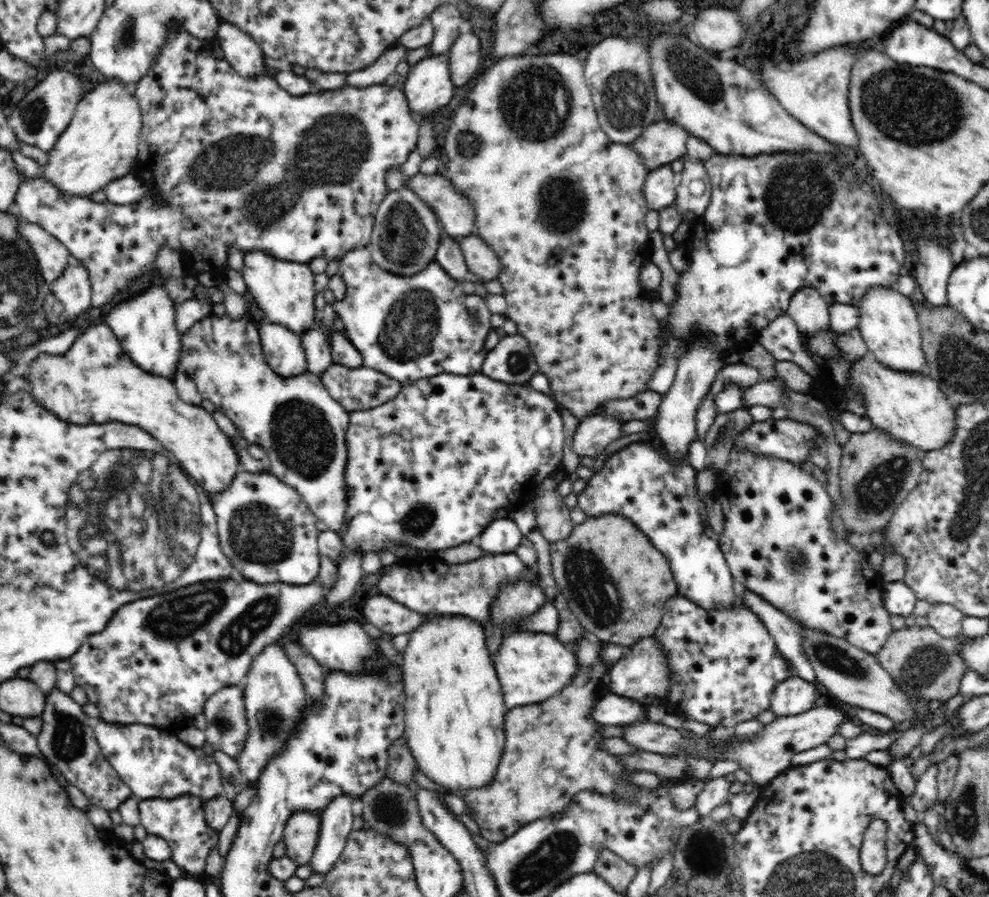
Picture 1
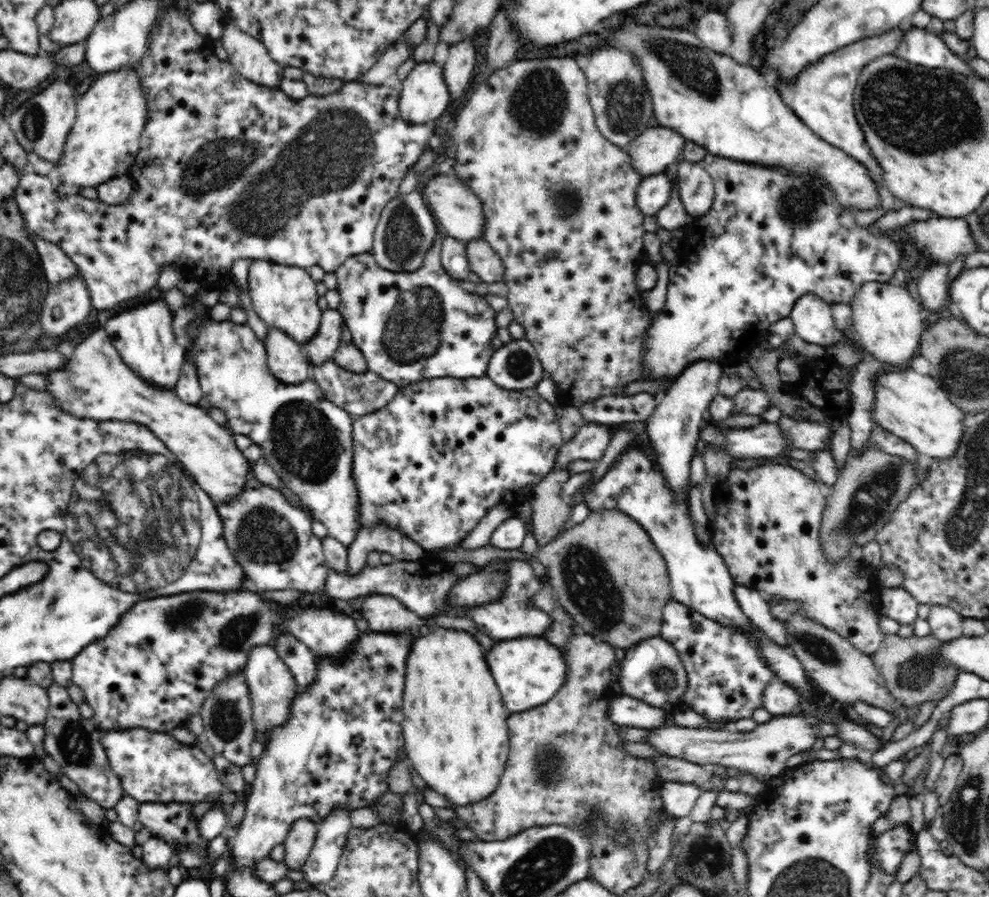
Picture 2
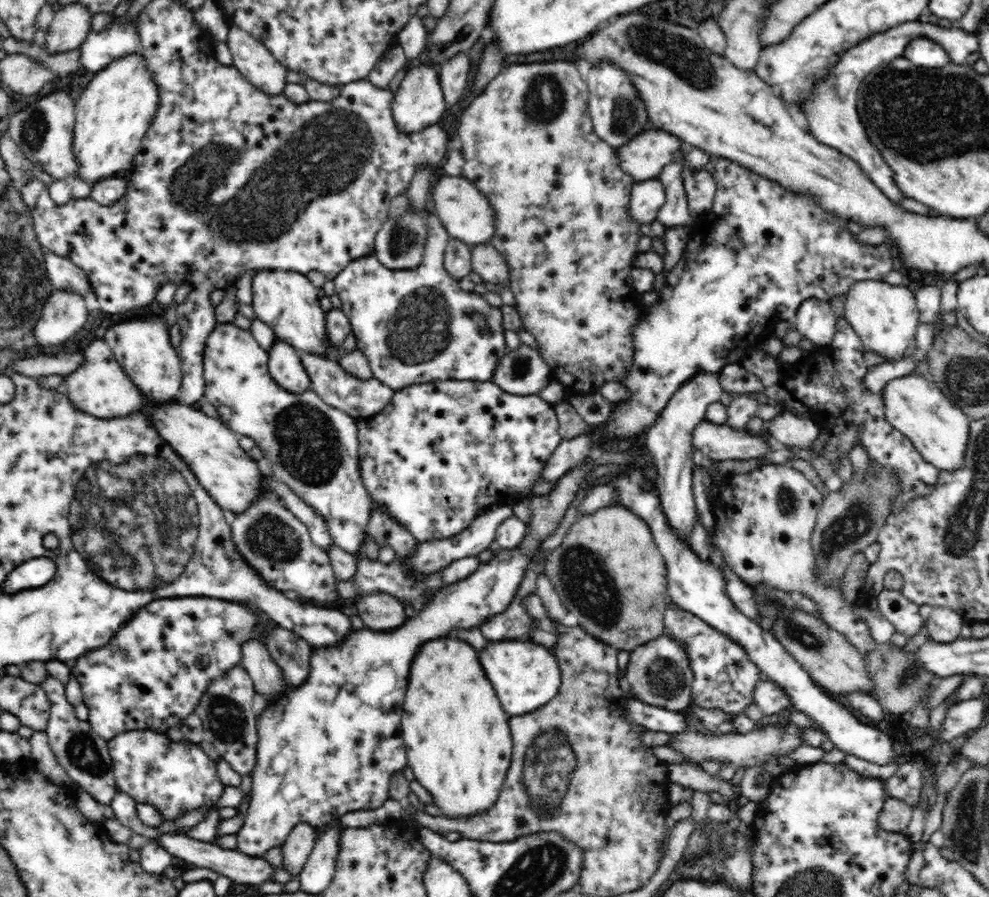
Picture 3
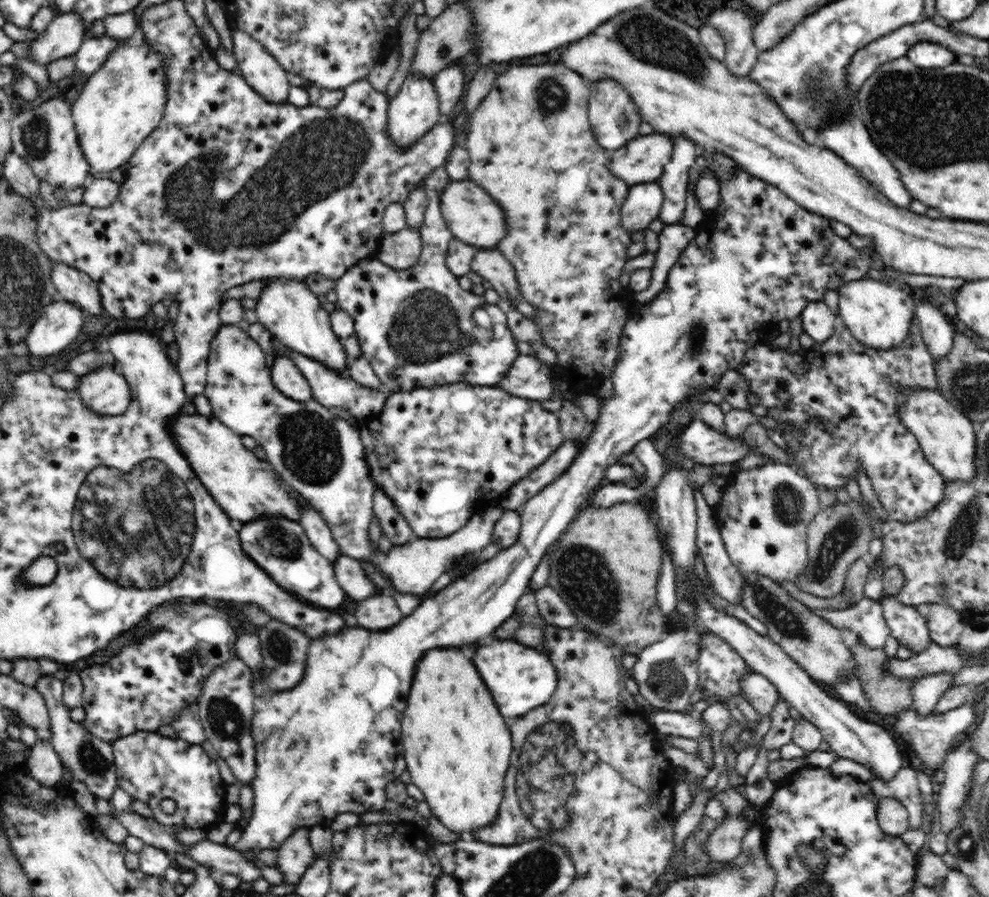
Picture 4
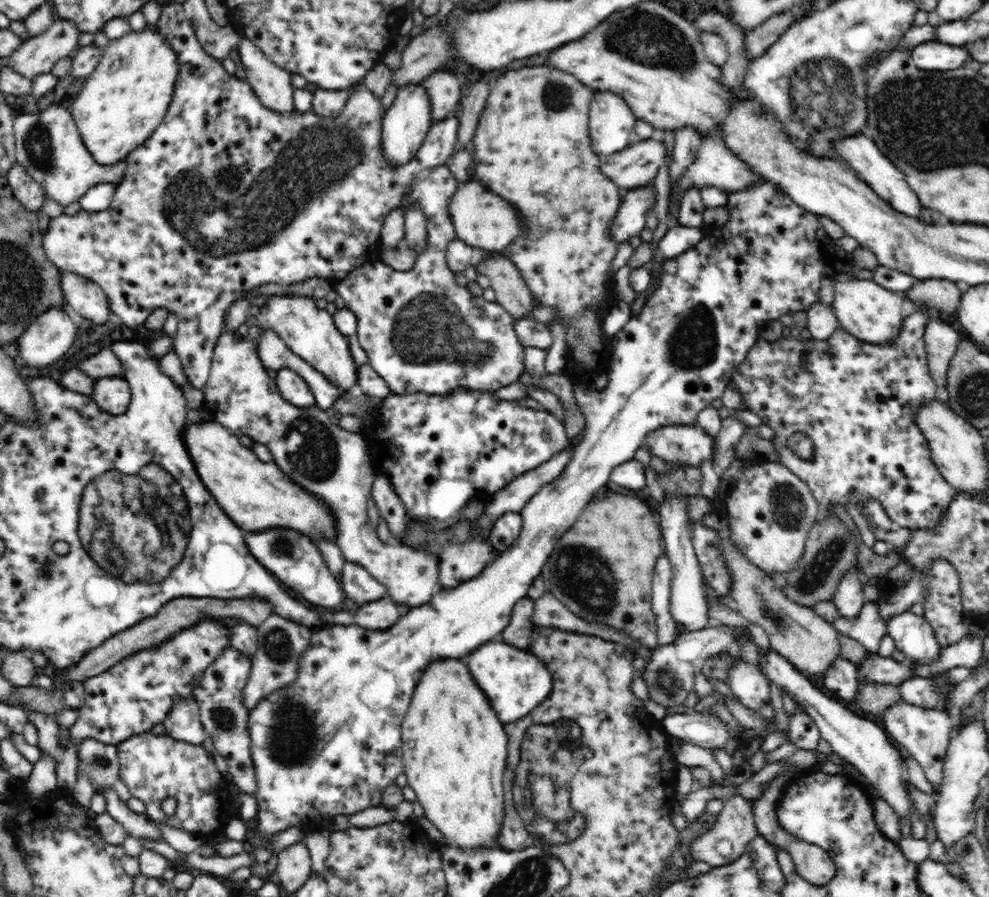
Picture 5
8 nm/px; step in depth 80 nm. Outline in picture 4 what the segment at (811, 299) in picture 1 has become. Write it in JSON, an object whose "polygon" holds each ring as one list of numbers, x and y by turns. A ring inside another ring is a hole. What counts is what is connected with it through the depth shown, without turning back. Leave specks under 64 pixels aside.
{"polygon":[[823,300,809,302,800,315,804,332,819,343,828,340,841,325,838,314,834,314]]}

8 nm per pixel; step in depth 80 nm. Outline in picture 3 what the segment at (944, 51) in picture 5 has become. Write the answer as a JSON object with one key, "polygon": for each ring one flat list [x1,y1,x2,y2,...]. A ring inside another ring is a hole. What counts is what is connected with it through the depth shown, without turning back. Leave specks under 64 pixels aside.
{"polygon":[[918,36,908,42,904,48,904,58,910,60,915,67,943,68,952,63,946,49,940,43,934,42,931,38]]}

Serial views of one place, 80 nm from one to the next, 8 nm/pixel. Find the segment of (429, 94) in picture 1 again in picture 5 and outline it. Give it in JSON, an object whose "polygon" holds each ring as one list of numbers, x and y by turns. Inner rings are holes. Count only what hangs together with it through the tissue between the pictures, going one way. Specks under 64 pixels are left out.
{"polygon":[[422,83,406,84,398,89,392,106,388,108,382,119,381,137,383,153,387,162,391,162,395,166,408,164,412,160,412,156,418,152,418,148,422,146,422,142,424,142,424,138,426,138,433,123,431,104]]}

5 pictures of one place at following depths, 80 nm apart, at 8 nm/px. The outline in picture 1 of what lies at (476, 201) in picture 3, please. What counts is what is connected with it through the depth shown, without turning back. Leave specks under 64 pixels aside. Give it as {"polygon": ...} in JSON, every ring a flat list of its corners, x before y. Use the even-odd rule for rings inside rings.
{"polygon":[[418,172,410,178,406,188,412,189,435,212,445,236,455,239,477,236,473,204,452,186,452,181,444,173,424,175]]}

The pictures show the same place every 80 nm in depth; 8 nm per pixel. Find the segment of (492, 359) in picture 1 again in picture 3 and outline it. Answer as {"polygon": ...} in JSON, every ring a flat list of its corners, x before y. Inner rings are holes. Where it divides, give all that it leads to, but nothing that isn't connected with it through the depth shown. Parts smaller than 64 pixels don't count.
{"polygon":[[520,344,516,350,509,350,500,360,498,366,492,374,494,381,503,391,510,394,528,395,540,394,542,388,546,388,546,384,553,380,550,369,546,361,540,356,540,352,536,347,530,347,527,344]]}

